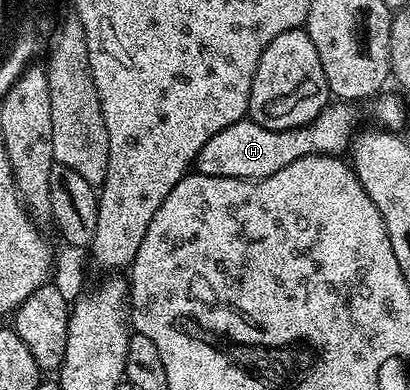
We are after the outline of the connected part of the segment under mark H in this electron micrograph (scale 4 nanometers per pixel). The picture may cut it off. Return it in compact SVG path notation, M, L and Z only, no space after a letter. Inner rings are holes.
M332 102L306 126L291 128L282 132L266 130L266 126L258 126L251 118L234 122L234 126L226 126L226 130L218 130L206 146L197 154L194 168L201 176L221 176L222 178L238 178L239 180L261 180L270 174L278 174L290 162L298 162L298 158L310 155L340 156L349 151L350 145L357 135L356 112L351 103Z

